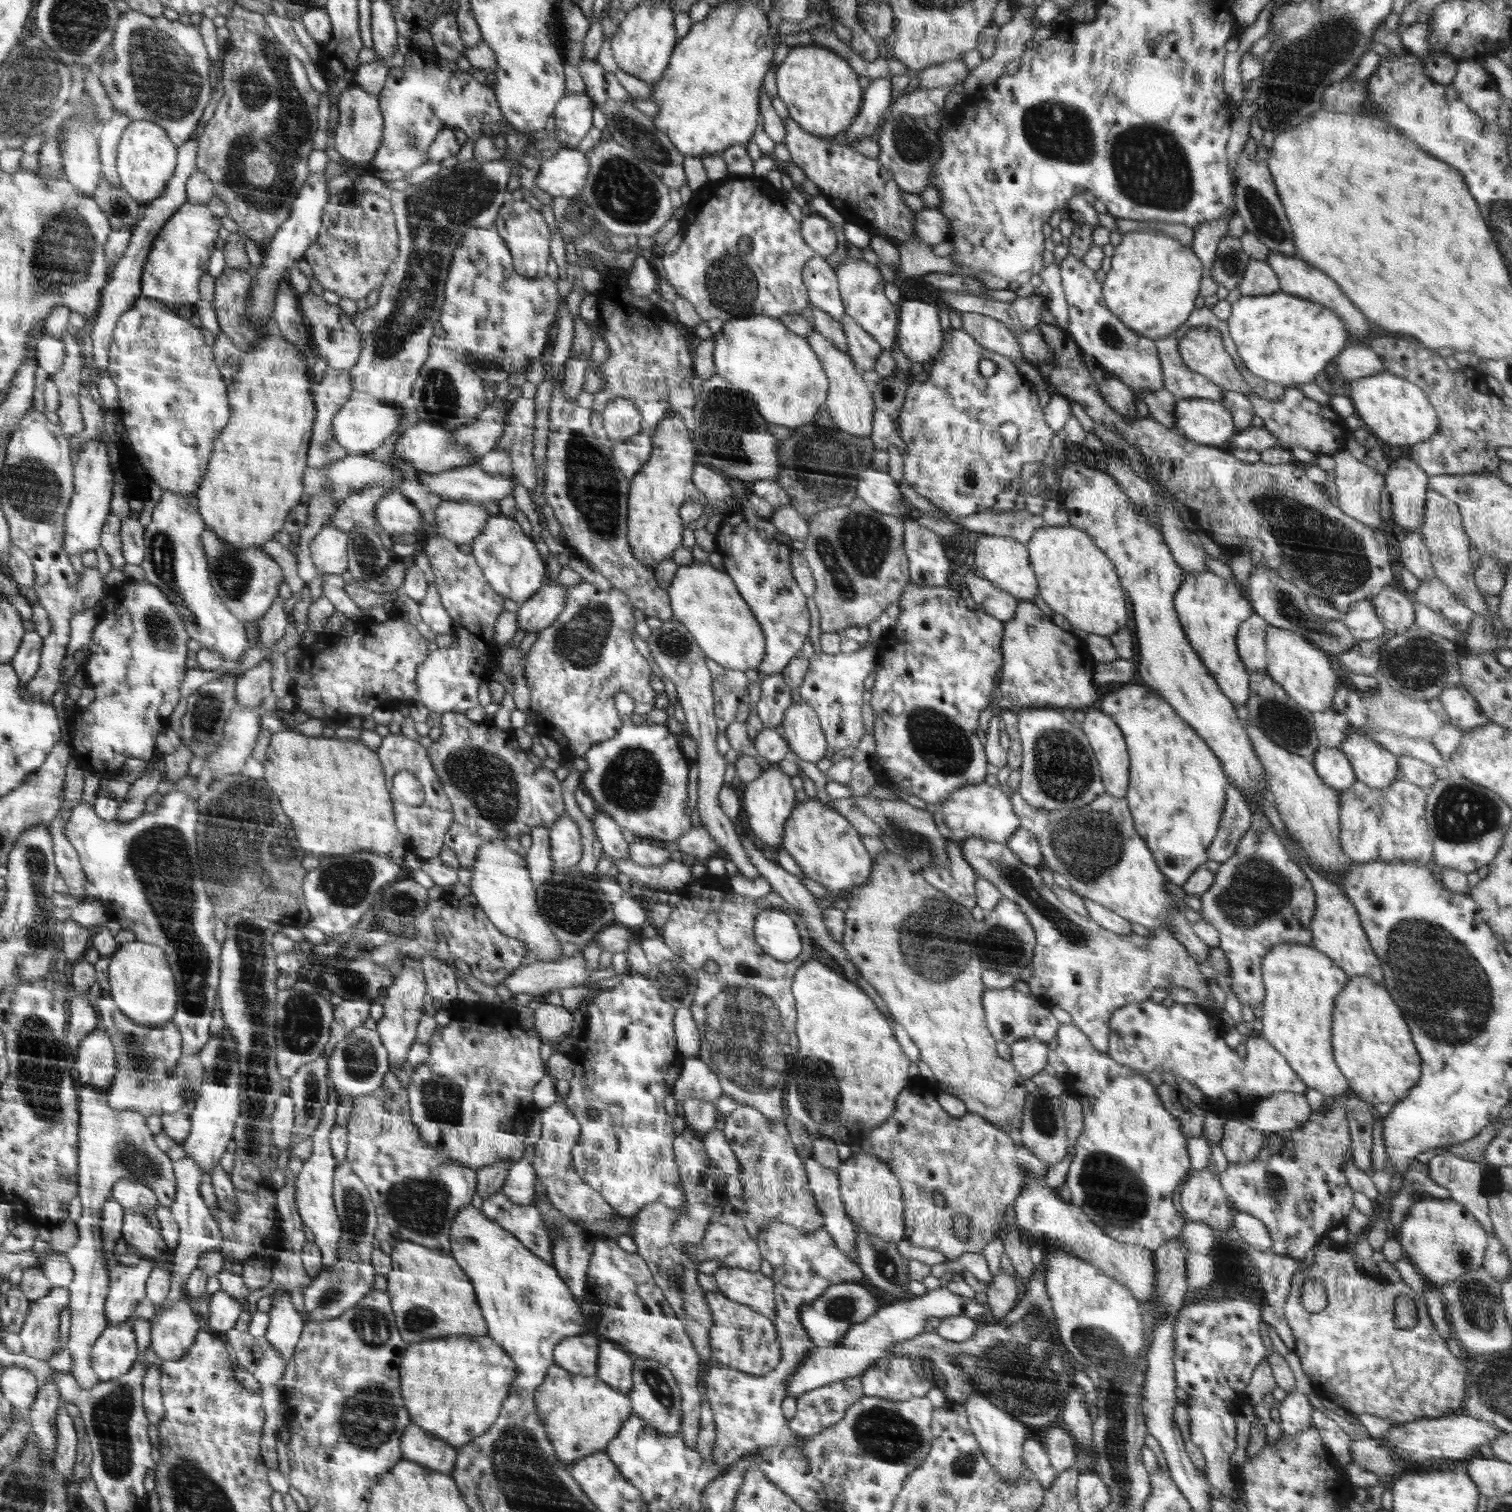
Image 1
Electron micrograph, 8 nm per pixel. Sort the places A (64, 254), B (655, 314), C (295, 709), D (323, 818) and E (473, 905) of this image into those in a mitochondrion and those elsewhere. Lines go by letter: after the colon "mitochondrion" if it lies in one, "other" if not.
A: mitochondrion
B: other
C: other
D: other
E: other

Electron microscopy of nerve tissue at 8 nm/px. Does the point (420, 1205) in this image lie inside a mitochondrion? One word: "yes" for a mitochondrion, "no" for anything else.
yes

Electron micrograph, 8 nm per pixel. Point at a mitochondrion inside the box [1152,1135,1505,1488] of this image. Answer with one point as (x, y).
(1478, 1305)

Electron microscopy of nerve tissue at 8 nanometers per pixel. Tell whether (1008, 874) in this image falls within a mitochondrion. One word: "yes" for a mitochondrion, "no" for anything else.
yes

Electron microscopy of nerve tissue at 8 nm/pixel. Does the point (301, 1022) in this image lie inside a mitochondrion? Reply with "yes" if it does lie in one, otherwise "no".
yes

